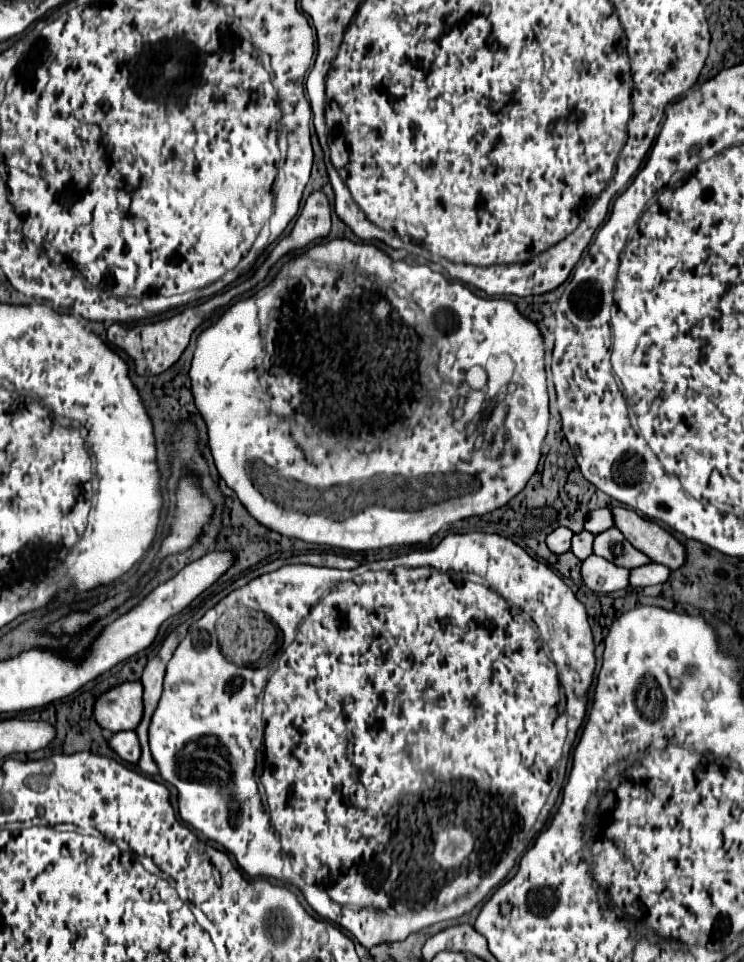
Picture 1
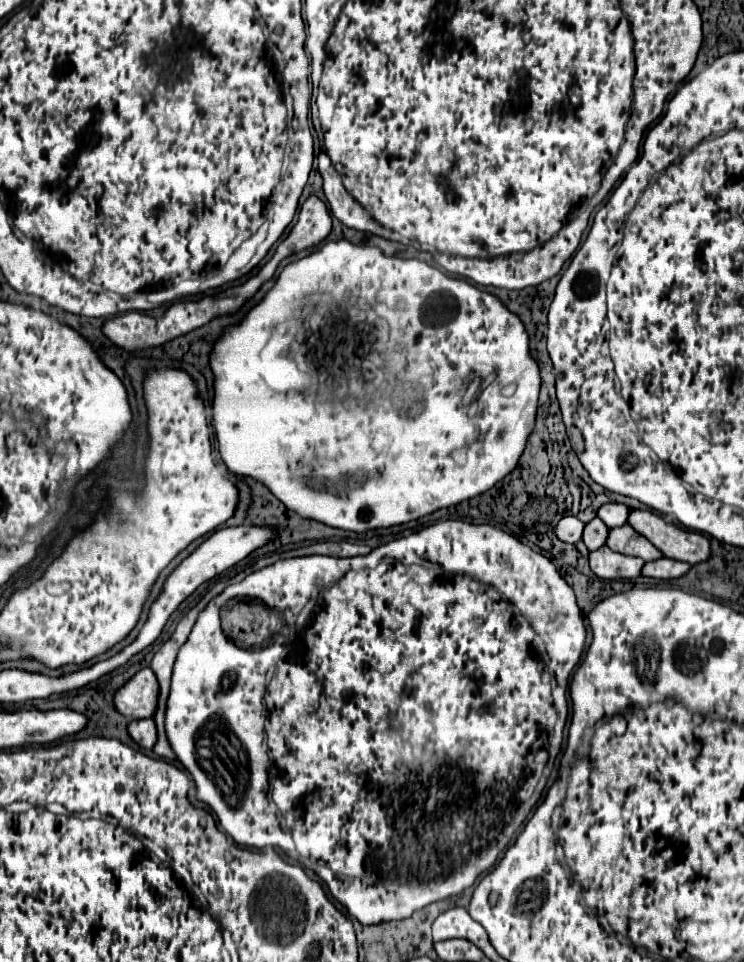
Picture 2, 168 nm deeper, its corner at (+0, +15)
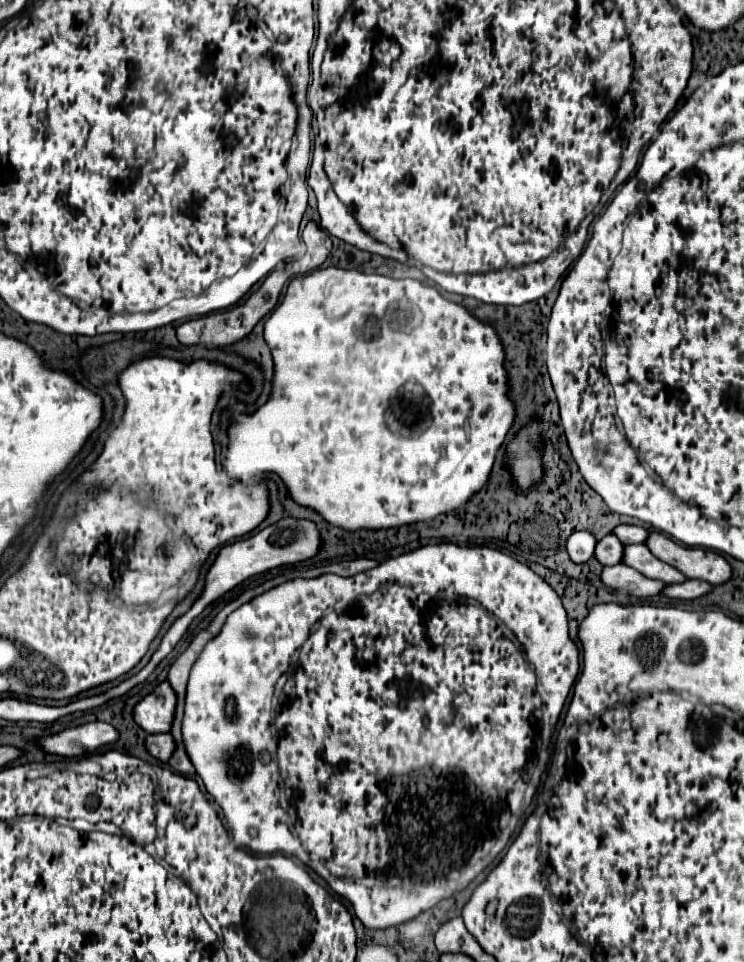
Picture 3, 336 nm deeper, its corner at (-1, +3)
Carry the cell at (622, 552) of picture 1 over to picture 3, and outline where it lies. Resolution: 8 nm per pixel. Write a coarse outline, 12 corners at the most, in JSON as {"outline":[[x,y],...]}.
{"outline":[[646,544],[626,546],[624,564],[666,584],[686,580]]}

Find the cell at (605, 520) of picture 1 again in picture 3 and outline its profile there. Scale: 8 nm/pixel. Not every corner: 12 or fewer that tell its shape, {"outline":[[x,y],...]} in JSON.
{"outline":[[618,526],[624,544],[644,544],[650,536],[640,526]]}

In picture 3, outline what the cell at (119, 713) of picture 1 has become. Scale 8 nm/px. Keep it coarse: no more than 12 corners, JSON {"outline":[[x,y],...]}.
{"outline":[[162,682],[134,708],[148,734],[170,732],[176,692]]}

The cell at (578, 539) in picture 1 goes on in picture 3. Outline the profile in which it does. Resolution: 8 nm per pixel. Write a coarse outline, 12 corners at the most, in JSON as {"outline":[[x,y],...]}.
{"outline":[[614,534],[596,544],[602,566],[620,564],[624,544]]}

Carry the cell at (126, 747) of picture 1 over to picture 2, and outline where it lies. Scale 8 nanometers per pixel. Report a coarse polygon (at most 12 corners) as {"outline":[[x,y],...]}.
{"outline":[[151,718],[133,720],[129,736],[145,750],[151,750],[157,732]]}

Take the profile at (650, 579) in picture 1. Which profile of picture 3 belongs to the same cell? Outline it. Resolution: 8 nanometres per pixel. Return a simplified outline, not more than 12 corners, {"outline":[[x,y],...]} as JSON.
{"outline":[[704,580],[664,588],[664,596],[694,600],[712,592]]}

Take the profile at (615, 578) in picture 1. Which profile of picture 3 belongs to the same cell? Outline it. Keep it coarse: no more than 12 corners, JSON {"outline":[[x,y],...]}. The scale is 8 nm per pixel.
{"outline":[[626,564],[606,566],[602,582],[640,598],[666,588]]}

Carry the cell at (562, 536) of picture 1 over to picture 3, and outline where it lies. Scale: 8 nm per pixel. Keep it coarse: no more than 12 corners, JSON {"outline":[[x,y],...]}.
{"outline":[[574,532],[566,544],[572,562],[588,562],[598,540]]}

